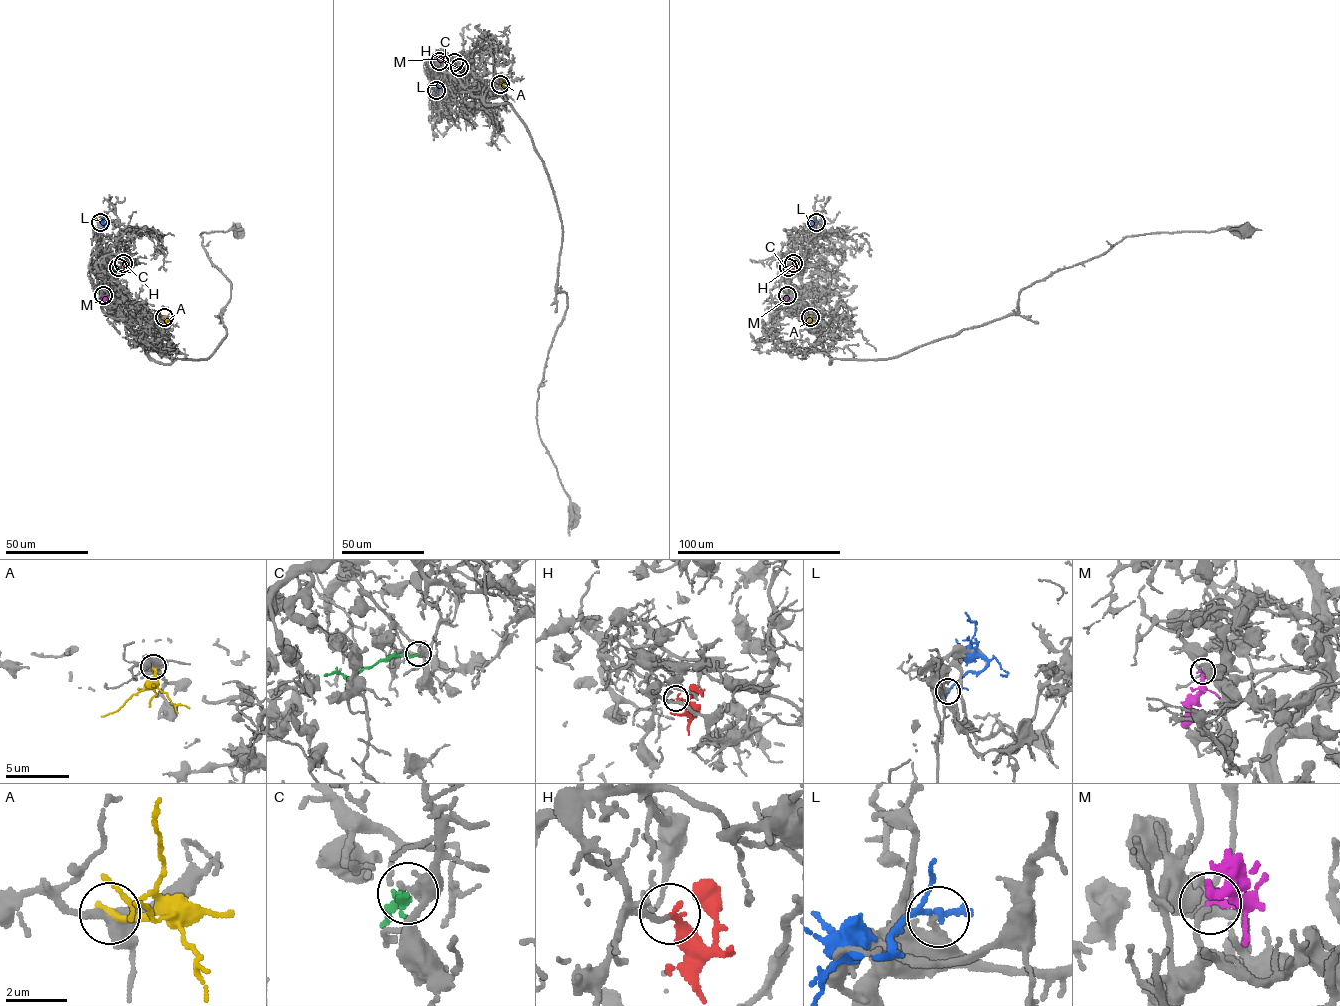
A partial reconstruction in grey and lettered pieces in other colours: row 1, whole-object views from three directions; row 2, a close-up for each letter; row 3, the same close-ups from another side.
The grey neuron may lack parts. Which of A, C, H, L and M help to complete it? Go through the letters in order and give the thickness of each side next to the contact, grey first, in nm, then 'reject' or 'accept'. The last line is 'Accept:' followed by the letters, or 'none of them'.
A: 380 nm thick on the grey side, 280 nm on the other; reject
C: 300 nm thick on the grey side, 150 nm on the other; reject
H: 160 nm thick on the grey side, 180 nm on the other; accept
L: 340 nm thick on the grey side, 150 nm on the other; reject
M: 160 nm thick on the grey side, 190 nm on the other; accept
Accept: H, M

